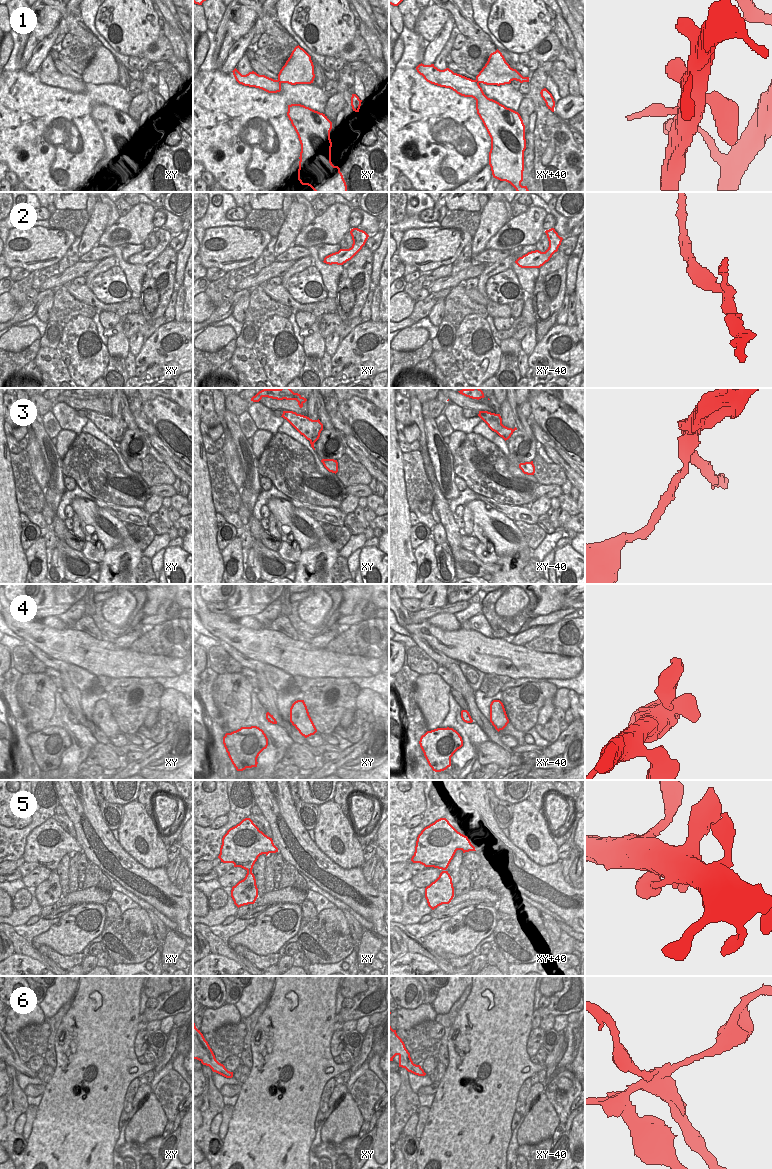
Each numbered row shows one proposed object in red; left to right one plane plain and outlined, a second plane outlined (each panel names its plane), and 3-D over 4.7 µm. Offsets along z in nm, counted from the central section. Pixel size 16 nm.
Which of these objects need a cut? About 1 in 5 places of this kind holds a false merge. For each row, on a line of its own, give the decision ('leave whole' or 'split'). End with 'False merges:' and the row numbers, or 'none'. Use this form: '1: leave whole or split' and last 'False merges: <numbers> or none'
1: leave whole
2: leave whole
3: split
4: leave whole
5: leave whole
6: split
False merges: 3, 6

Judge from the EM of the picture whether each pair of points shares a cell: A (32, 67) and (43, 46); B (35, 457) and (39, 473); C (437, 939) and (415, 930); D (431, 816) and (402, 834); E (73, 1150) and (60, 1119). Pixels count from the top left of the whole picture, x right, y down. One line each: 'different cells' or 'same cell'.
A: same cell
B: same cell
C: different cells
D: same cell
E: same cell

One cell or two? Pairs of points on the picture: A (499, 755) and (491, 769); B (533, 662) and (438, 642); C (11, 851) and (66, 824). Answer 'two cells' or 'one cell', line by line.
A: two cells
B: one cell
C: two cells

